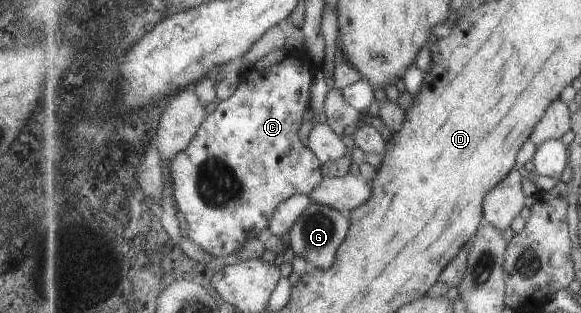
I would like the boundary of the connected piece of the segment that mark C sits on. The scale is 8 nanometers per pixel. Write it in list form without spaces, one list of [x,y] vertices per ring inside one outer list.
[[[289,53],[281,62],[273,66],[268,66],[261,70],[254,68],[241,72],[240,80],[234,93],[229,98],[219,101],[216,109],[200,126],[190,147],[178,153],[173,159],[170,166],[170,173],[173,178],[173,195],[177,209],[183,213],[189,225],[186,235],[212,256],[224,256],[225,258],[233,259],[233,254],[241,250],[241,247],[245,246],[245,243],[249,242],[250,238],[257,238],[266,227],[269,229],[274,212],[282,202],[285,202],[294,194],[306,194],[309,196],[310,192],[314,190],[316,186],[320,185],[324,177],[322,160],[318,159],[318,156],[310,147],[306,147],[306,145],[300,141],[300,135],[298,135],[298,131],[300,131],[300,127],[302,127],[302,119],[304,119],[304,115],[306,115],[306,111],[310,109],[310,103],[312,103],[312,101],[310,101],[310,99],[312,99],[312,81],[314,81],[312,69],[304,63],[304,59],[302,59],[300,55],[290,55]]]

